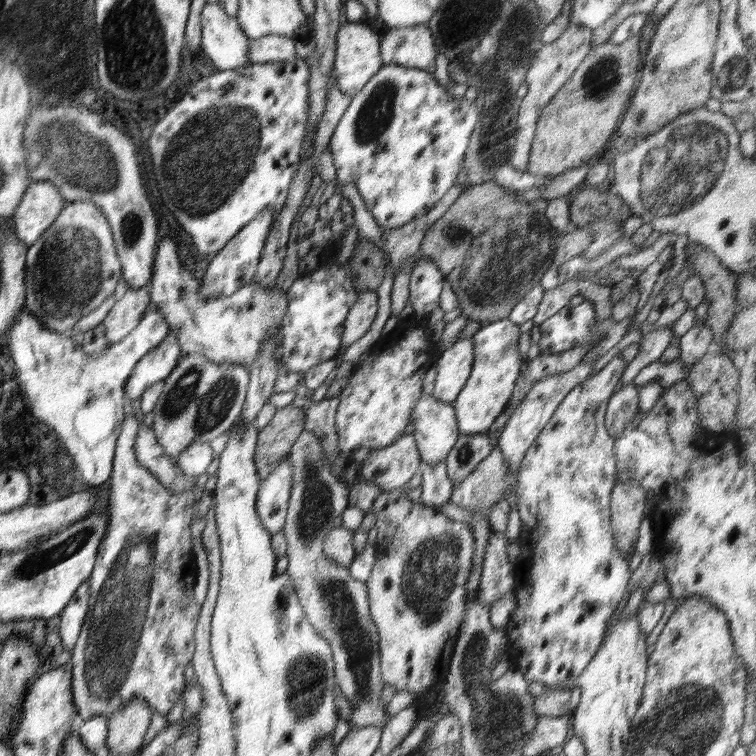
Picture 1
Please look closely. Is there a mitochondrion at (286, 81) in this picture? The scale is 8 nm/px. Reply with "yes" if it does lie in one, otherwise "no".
no

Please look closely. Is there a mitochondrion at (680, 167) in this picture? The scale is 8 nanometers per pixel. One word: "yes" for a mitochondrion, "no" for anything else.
yes

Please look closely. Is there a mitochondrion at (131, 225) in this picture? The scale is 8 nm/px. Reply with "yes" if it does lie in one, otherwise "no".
yes

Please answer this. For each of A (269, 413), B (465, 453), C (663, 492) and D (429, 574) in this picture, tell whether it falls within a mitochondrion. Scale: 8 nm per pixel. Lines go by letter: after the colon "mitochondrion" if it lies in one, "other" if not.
A: other
B: mitochondrion
C: other
D: mitochondrion

